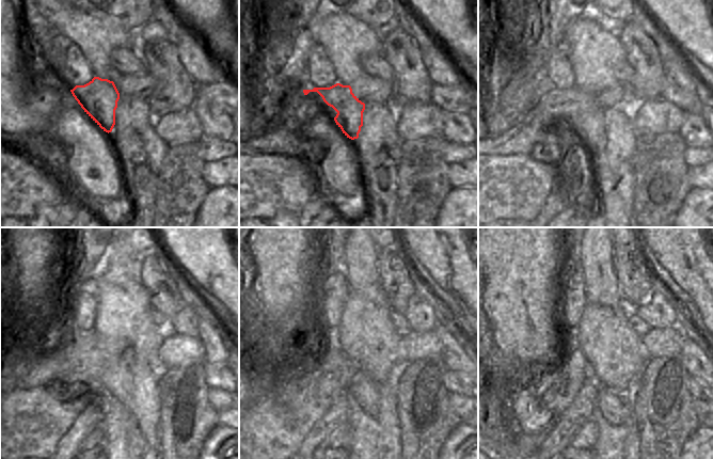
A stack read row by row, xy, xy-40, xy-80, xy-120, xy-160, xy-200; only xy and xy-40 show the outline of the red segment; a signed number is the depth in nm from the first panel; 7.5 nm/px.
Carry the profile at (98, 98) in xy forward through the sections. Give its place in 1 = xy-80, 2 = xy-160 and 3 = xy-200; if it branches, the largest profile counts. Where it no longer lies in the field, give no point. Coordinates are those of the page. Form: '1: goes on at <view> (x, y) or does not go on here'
1: goes on at xy-80 (589, 123)
2: goes on at xy-160 (362, 388)
3: goes on at xy-200 (613, 405)

